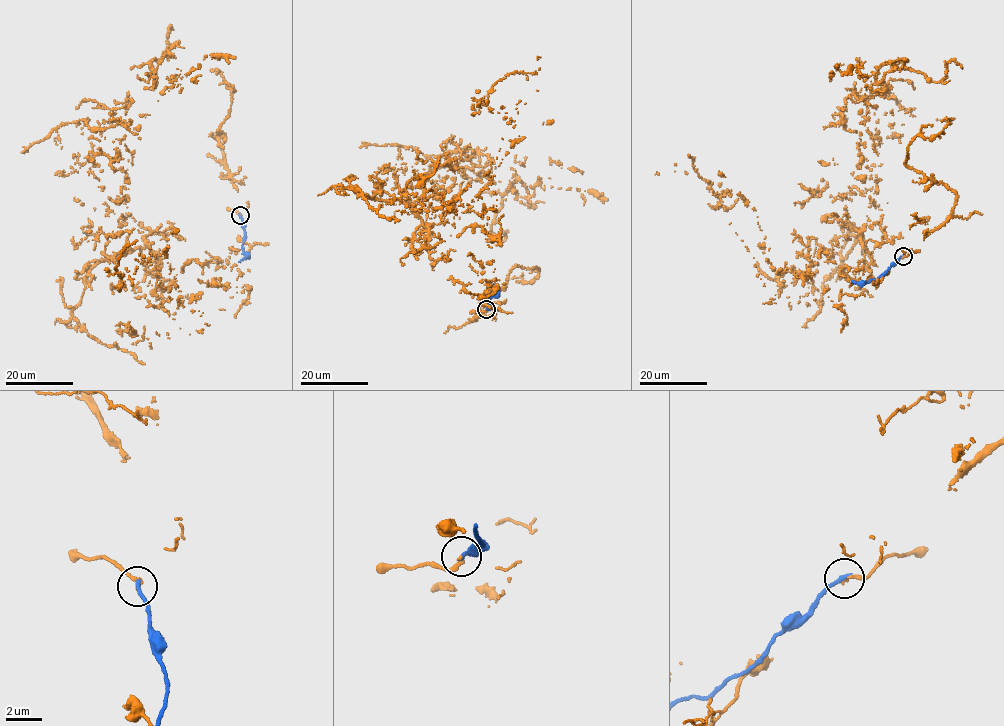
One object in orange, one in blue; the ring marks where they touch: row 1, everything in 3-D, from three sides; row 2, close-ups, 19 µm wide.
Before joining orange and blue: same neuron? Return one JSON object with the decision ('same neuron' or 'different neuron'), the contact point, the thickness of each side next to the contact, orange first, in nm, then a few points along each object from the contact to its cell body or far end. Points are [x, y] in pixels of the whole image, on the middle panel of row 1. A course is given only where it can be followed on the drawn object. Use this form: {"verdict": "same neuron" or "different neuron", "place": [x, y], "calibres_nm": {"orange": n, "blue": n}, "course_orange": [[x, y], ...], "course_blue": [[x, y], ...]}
{"verdict": "different neuron", "place": [486, 309], "calibres_nm": {"orange": 130, "blue": 240}, "course_orange": [[486, 310], [494, 209], [437, 207], [431, 226], [409, 205], [464, 173], [447, 153], [513, 187], [495, 245]], "course_blue": [[486, 309], [490, 307], [488, 301], [498, 292], [498, 286], [492, 284]]}

